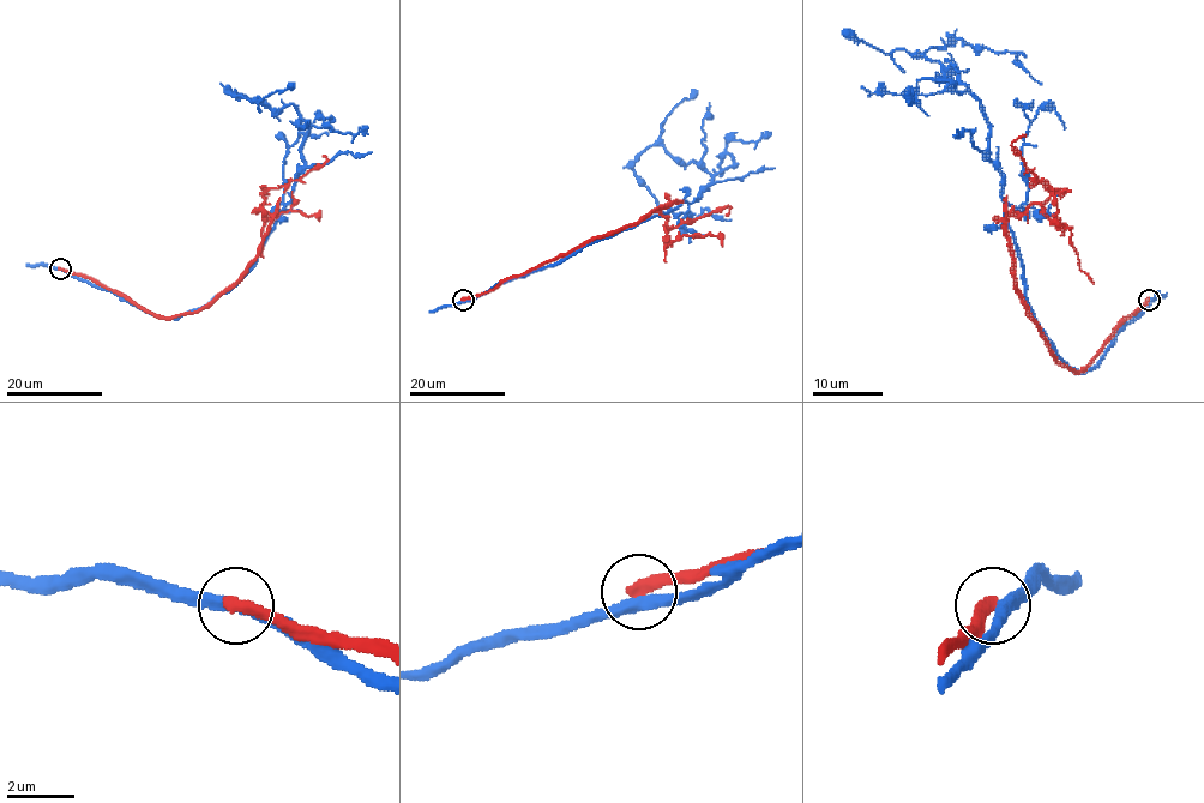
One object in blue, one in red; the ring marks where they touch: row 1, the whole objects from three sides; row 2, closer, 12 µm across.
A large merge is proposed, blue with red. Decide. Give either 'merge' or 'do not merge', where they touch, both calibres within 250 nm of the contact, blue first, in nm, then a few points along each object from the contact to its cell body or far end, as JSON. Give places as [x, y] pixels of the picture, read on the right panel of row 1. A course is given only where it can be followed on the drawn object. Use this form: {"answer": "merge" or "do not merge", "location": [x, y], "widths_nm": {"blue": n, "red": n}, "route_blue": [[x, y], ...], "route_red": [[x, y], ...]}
{"answer": "do not merge", "location": [1149, 300], "widths_nm": {"blue": 360, "red": 400}, "route_blue": [[1149, 300], [1084, 372], [1055, 351], [1028, 303], [981, 102], [923, 55], [963, 40], [1021, 52], [1041, 84]], "route_red": [[1149, 300], [1082, 370], [1052, 356], [1016, 282], [1005, 228], [1006, 219], [1049, 192], [1012, 146], [1025, 134]]}

